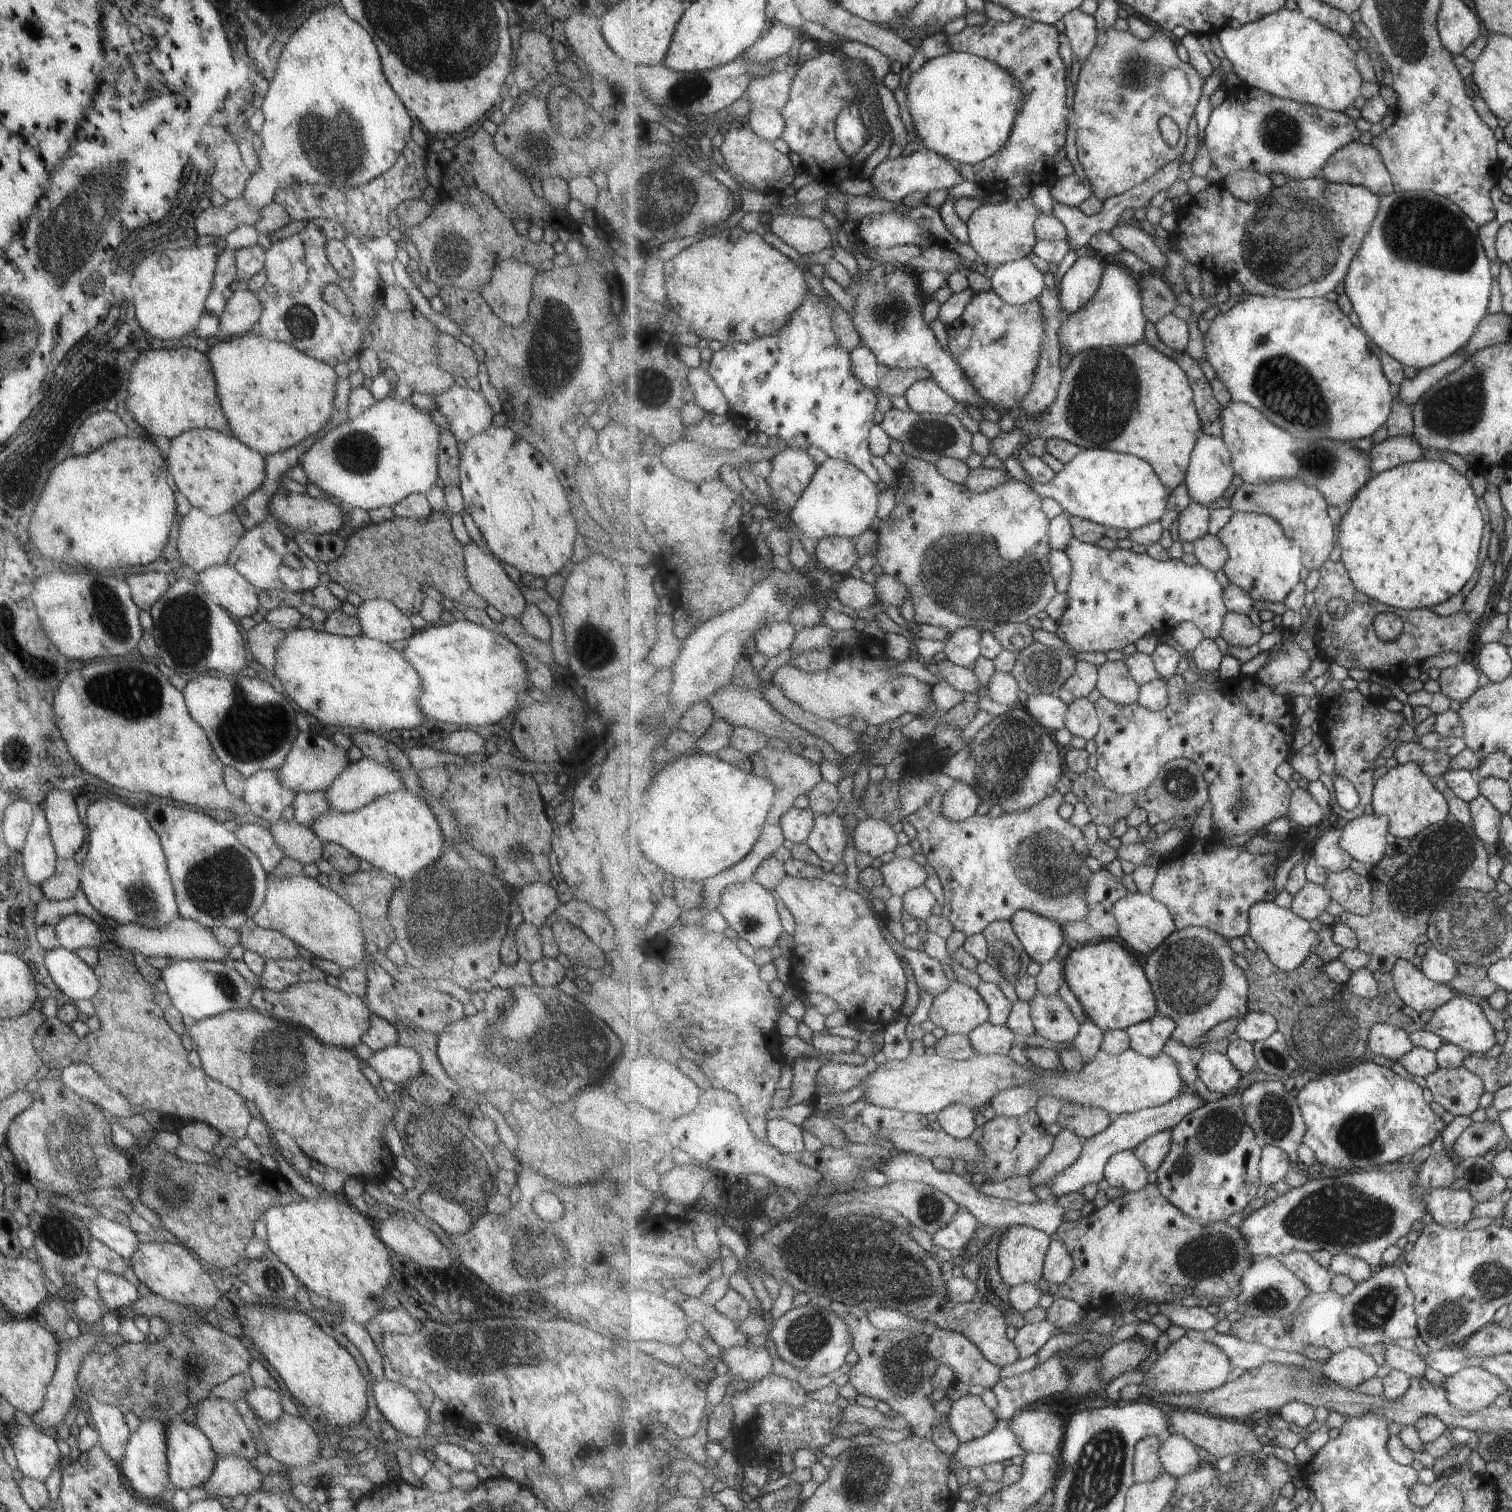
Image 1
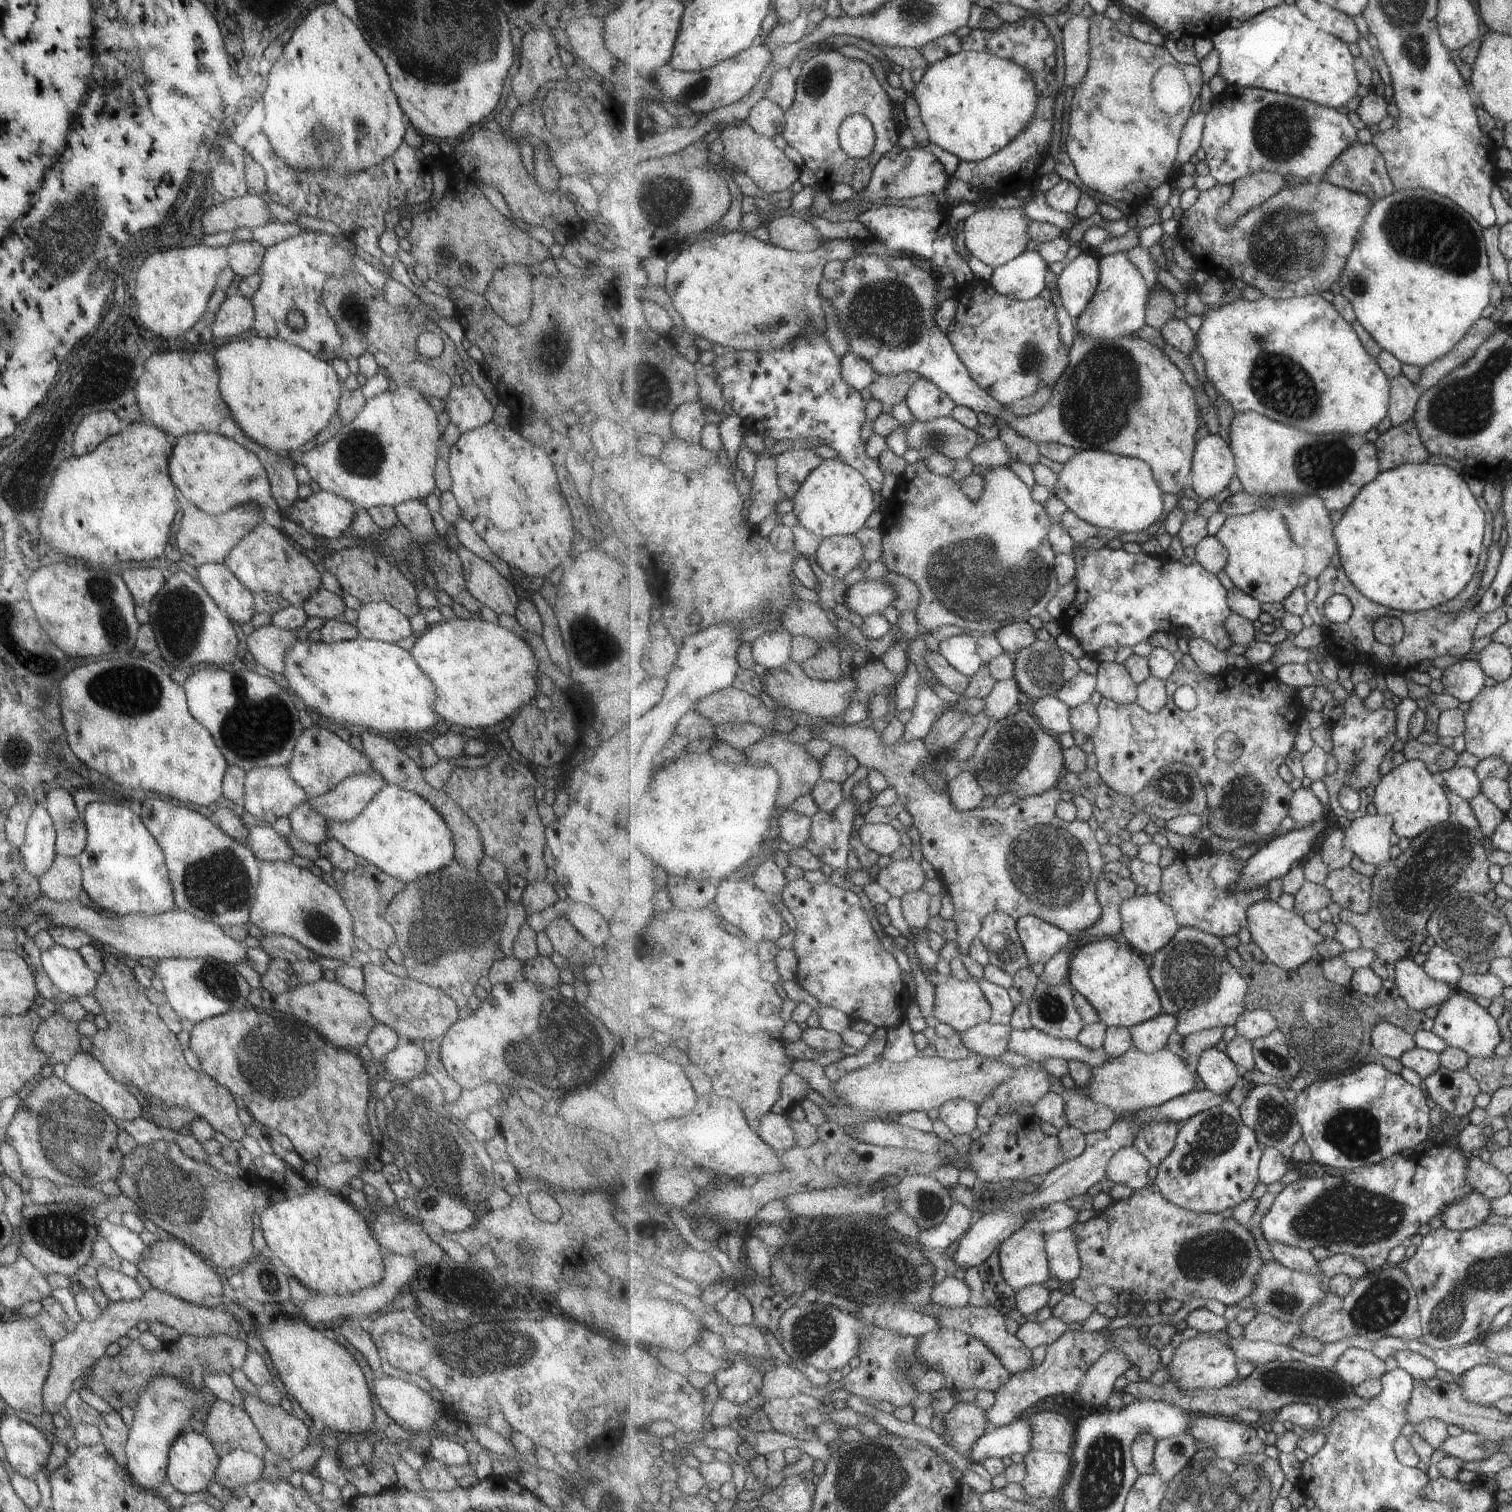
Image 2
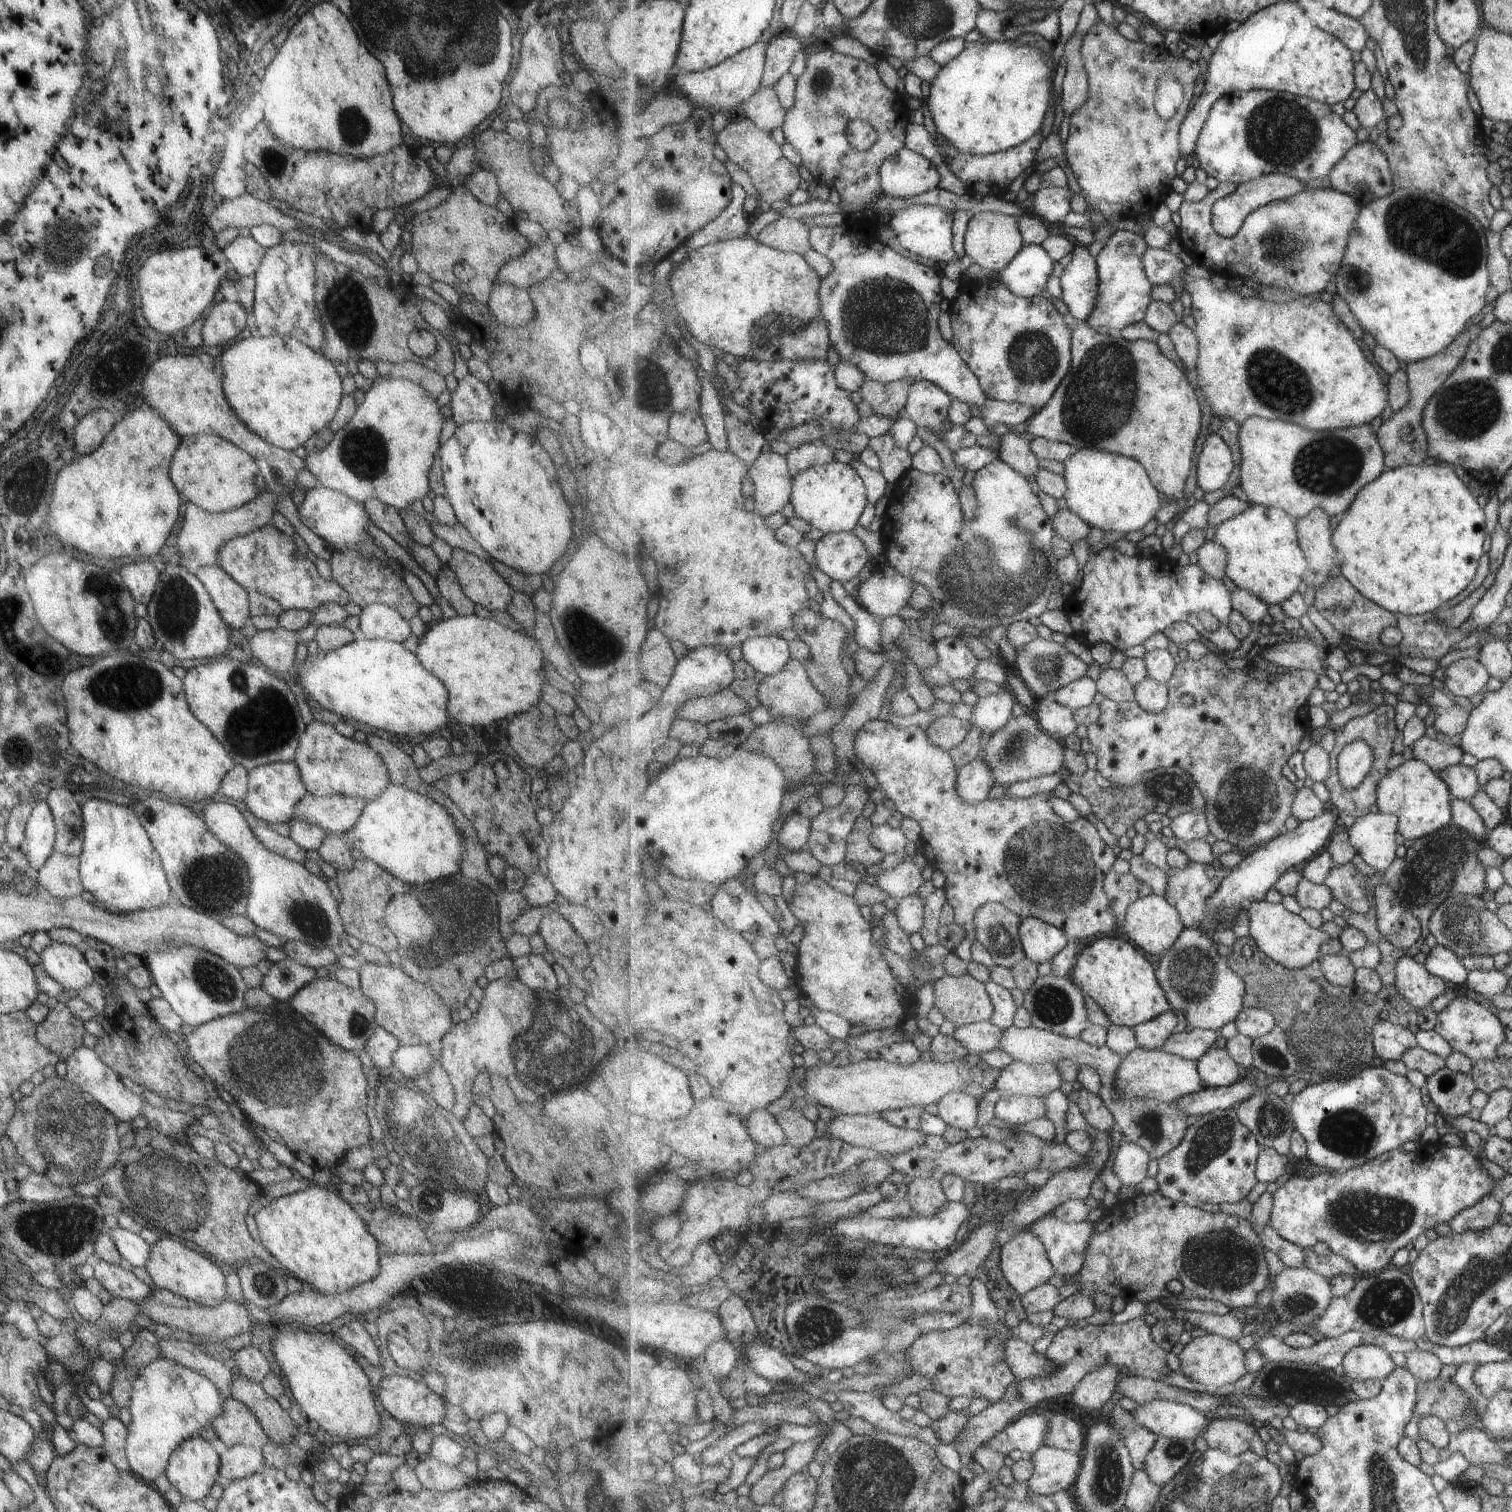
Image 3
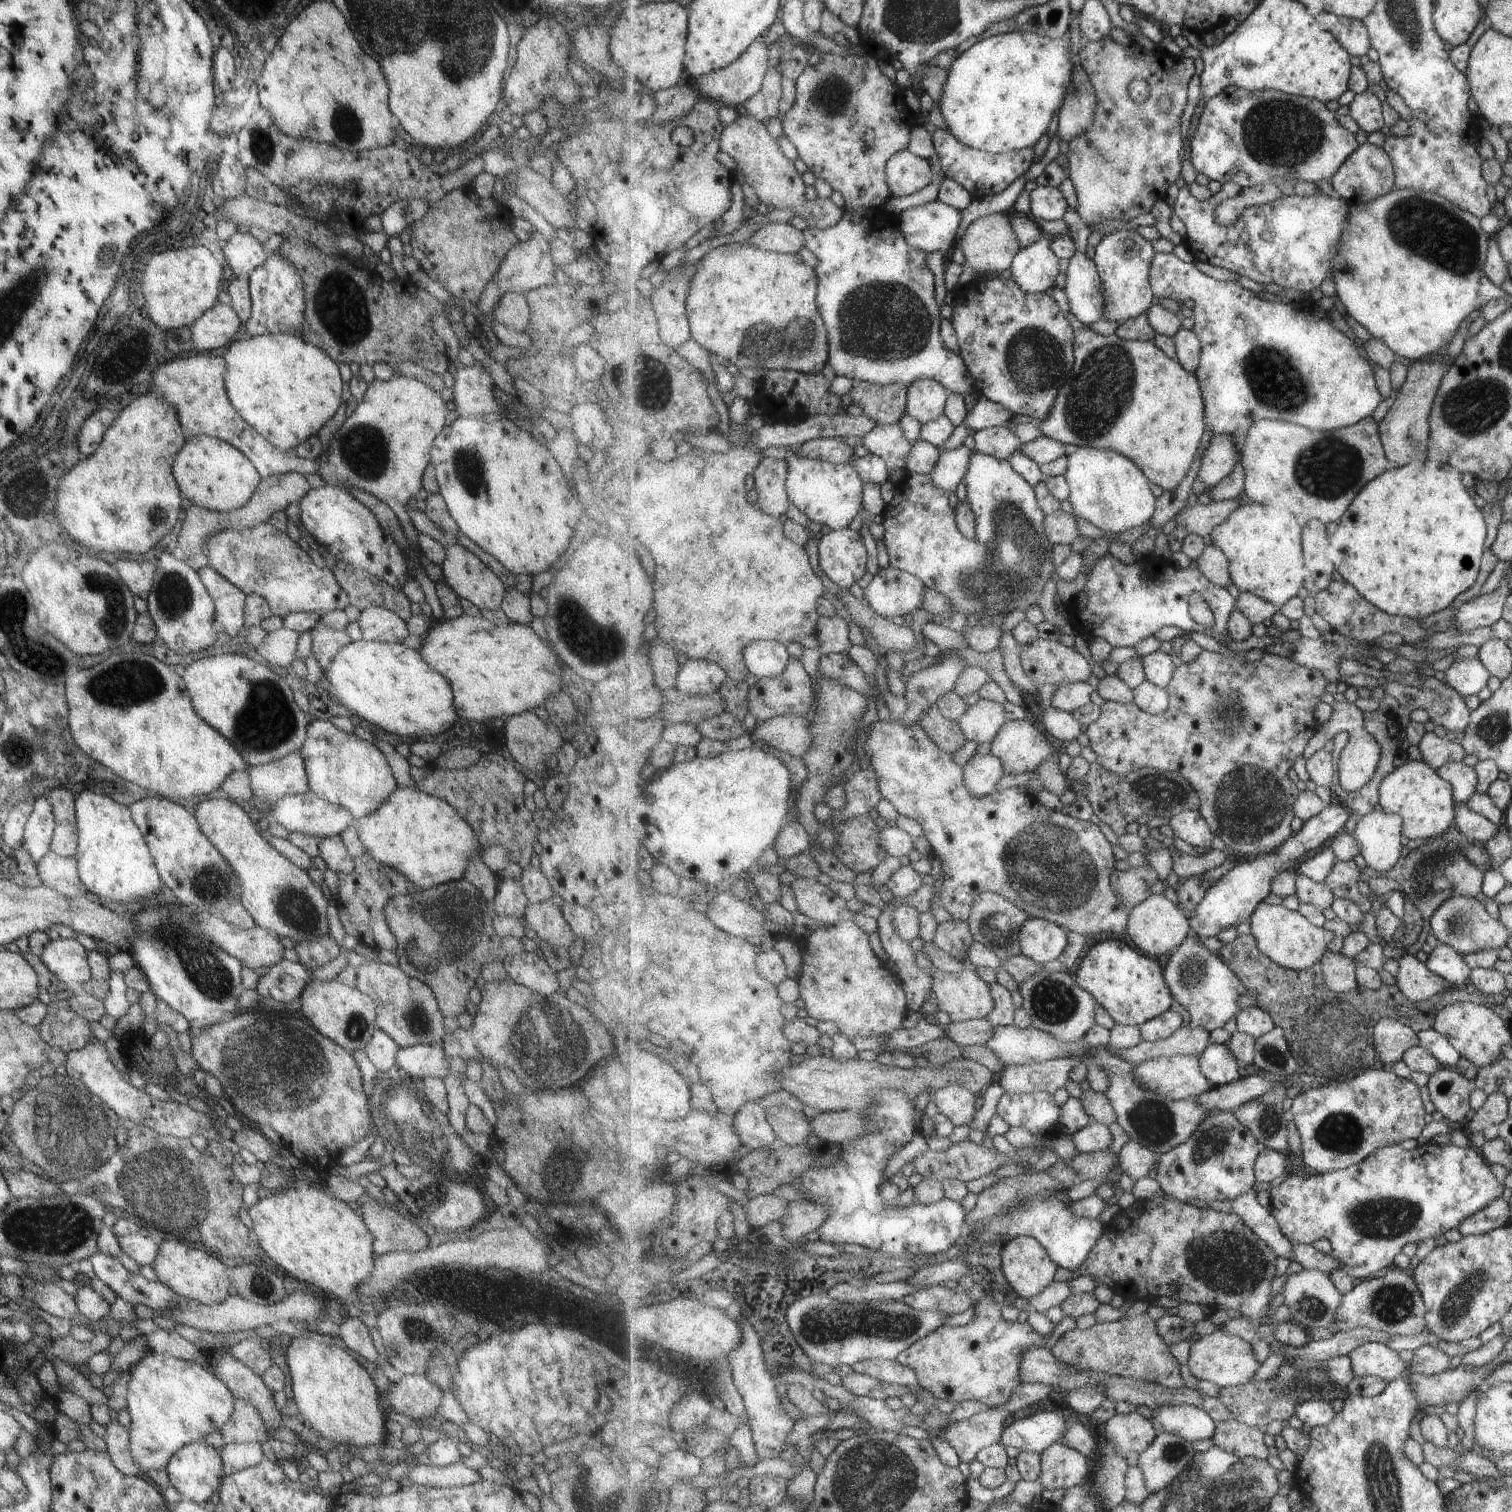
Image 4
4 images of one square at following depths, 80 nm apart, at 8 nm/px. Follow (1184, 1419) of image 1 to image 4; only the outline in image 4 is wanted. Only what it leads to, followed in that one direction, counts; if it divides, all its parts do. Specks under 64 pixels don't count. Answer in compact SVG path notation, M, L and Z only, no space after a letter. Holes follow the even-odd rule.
M1236 1419L1220 1422L1213 1436L1213 1442L1217 1447L1239 1458L1253 1457L1261 1460L1269 1458L1269 1448L1265 1444L1263 1430Z

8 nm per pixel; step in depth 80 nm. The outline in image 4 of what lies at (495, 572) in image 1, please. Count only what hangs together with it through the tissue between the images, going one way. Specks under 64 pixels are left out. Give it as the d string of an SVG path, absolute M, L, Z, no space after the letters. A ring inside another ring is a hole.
M447 544L443 546L444 559L439 564L443 582L451 588L451 592L463 600L467 600L479 610L496 610L503 598L503 584L499 578L471 554L459 545Z

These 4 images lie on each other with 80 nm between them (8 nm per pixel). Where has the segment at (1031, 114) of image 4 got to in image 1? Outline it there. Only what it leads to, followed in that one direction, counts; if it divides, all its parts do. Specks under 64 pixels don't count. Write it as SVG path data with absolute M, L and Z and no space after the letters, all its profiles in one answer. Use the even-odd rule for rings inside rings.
M948 52L929 59L923 68L912 74L905 92L912 124L923 146L945 158L957 160L961 165L982 163L1008 143L1026 99L1018 81L1006 69L983 57L963 52Z

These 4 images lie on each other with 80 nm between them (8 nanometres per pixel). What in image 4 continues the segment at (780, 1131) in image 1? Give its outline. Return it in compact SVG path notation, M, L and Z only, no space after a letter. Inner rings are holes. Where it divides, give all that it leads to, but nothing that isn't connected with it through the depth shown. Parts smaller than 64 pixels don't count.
M750 1101L739 1108L733 1117L733 1126L743 1140L746 1151L772 1147L779 1143L778 1135L767 1120L766 1108Z

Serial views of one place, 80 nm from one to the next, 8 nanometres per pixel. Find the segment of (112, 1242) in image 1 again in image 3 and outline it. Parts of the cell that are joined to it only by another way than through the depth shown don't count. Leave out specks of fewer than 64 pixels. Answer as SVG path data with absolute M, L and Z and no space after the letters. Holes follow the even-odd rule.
M104 1227L103 1231L109 1234L119 1257L127 1260L131 1267L143 1267L146 1264L151 1246L138 1233L131 1233L118 1227Z

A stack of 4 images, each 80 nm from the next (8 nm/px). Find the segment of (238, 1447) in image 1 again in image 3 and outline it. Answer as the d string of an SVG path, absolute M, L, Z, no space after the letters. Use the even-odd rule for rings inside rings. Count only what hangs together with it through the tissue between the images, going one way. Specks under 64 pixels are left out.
M228 1397L223 1404L223 1412L211 1420L210 1427L224 1445L241 1444L259 1450L268 1442L265 1432L257 1424L253 1412Z

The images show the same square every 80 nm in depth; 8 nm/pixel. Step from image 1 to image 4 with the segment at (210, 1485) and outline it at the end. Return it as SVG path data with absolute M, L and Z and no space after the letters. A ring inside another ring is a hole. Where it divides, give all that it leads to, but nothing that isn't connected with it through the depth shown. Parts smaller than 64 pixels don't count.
M259 1442L224 1444L218 1454L223 1466L223 1476L228 1476L237 1470L241 1470L241 1468L256 1466L264 1460Z

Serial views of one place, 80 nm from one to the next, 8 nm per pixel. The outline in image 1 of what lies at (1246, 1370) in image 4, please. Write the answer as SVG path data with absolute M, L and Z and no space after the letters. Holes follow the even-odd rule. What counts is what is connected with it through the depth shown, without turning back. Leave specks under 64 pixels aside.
M1183 1336L1170 1343L1164 1351L1156 1351L1154 1356L1143 1362L1138 1369L1145 1374L1143 1386L1149 1386L1150 1389L1163 1394L1180 1395L1206 1393L1221 1388L1229 1380L1233 1368L1230 1358L1222 1348L1211 1344L1204 1337L1191 1339Z

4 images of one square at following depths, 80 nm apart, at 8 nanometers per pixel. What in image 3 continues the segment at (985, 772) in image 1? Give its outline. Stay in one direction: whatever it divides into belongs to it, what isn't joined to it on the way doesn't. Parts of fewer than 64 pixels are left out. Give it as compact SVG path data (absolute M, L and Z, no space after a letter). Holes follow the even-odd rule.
M1031 714L1013 718L1001 730L997 730L989 739L982 758L987 760L987 764L993 766L995 782L1007 787L1015 782L1023 782L1023 780L1029 782L1039 776L1057 774L1061 770L1066 771L1064 767L1066 751L1063 750L1063 746L1049 733L1045 733L1038 720L1035 720Z

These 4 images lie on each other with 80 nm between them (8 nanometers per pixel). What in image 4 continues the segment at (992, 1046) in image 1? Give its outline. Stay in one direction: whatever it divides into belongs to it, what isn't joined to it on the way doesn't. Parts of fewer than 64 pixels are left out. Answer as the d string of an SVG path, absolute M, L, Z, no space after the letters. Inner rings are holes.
M963 1020L951 1022L946 1029L947 1038L962 1046L975 1046L985 1044L993 1038L995 1027L989 1020Z

